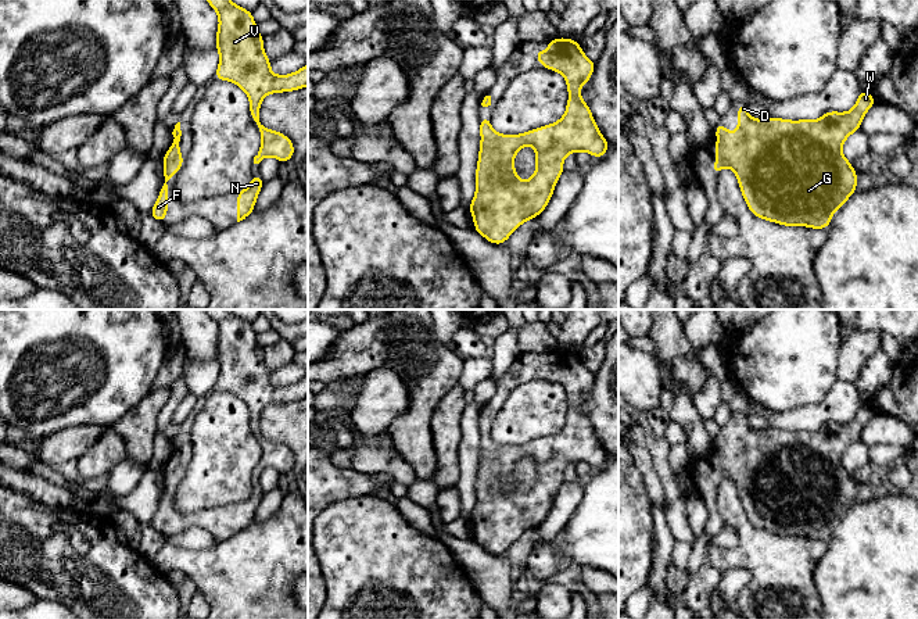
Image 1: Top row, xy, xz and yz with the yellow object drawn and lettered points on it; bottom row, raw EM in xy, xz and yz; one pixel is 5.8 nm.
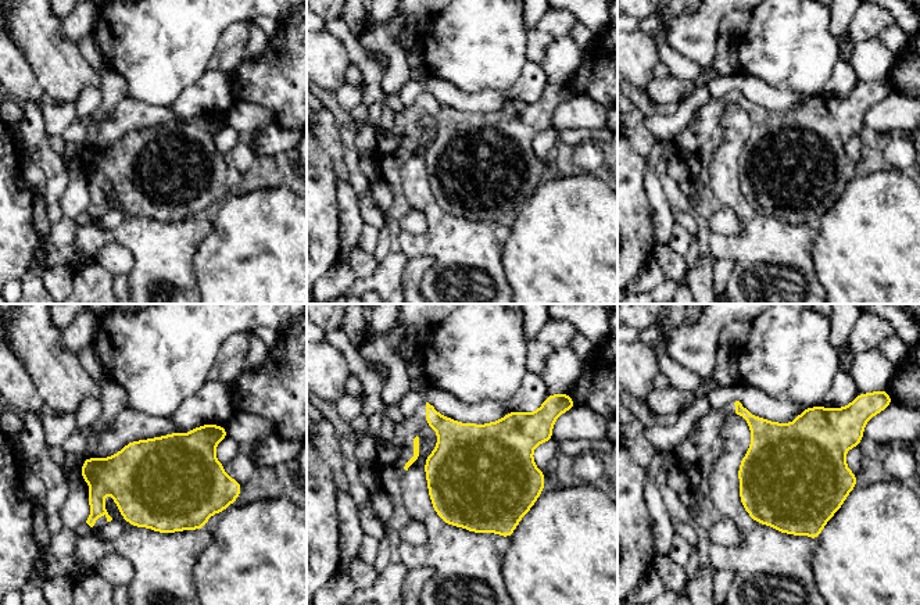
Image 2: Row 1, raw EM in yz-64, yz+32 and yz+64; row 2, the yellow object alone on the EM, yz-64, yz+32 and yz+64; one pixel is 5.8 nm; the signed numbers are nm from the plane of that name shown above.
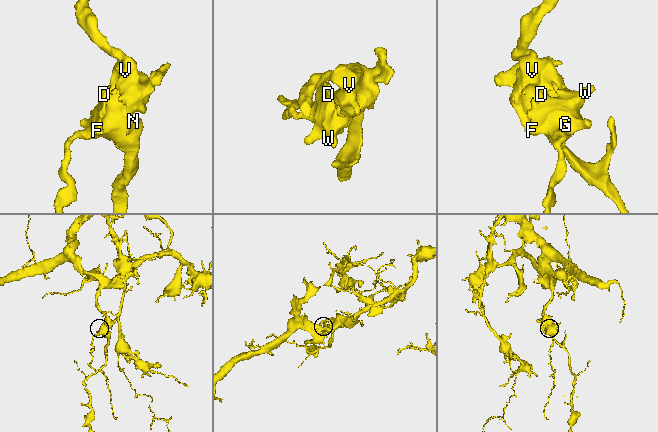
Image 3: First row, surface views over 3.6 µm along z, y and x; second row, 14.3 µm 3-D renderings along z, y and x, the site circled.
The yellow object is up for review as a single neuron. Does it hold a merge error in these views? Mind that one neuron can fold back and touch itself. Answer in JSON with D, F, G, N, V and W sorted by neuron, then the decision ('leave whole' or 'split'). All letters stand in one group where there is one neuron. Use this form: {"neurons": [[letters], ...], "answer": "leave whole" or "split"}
{"neurons": [["D", "F", "G", "N", "V", "W"]], "answer": "leave whole"}

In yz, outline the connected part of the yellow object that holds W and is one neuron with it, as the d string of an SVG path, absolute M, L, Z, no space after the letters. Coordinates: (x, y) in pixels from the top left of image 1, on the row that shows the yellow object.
M861 90L856 105L847 112L828 111L814 121L765 118L756 119L747 114L747 104L738 104L738 130L734 133L724 128L722 122L716 125L716 165L710 168L718 173L731 168L738 179L745 203L756 218L777 222L782 226L807 226L811 229L826 229L832 214L838 211L857 190L857 171L842 153L842 146L853 132L860 132L861 121L867 111L876 104L868 90Z

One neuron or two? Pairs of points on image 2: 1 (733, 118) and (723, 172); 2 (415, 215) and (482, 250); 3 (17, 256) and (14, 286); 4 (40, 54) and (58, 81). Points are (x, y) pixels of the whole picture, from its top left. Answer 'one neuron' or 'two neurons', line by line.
1: one neuron
2: two neurons
3: two neurons
4: one neuron

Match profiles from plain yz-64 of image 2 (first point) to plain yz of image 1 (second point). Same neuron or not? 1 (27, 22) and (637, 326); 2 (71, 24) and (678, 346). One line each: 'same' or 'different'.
1: different
2: different

